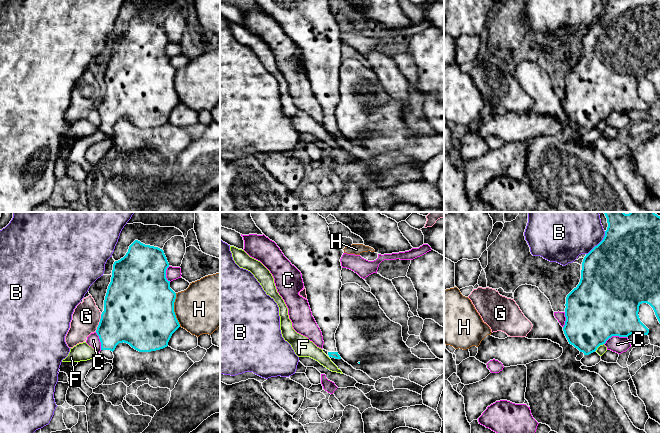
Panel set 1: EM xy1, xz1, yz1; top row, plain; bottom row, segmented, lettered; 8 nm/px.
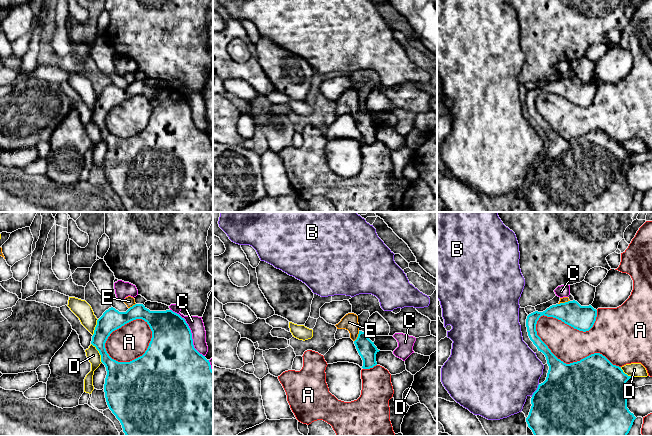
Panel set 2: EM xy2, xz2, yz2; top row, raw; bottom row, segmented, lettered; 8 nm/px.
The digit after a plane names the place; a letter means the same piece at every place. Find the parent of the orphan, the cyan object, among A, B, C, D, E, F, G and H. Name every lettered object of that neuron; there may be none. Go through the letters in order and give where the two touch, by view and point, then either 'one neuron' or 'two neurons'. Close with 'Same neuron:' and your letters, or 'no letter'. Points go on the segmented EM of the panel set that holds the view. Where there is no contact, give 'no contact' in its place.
A: yz2 (571, 363) | two neurons
B: yz1 (599, 243) | two neurons
C: xy2 (190, 331) | two neurons
D: xy2 (99, 352) | two neurons
E: xz2 (358, 336) | two neurons
F: yz1 (599, 345) | two neurons
G: xy1 (99, 323) | two neurons
H: xy1 (173, 310) | two neurons
Same neuron: no letter

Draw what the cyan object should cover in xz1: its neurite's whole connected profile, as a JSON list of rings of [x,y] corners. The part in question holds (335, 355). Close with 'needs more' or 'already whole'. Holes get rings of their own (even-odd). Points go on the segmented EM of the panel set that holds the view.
[[[251,212],[251,217],[262,233],[274,241],[301,272],[312,316],[322,332],[323,349],[329,357],[341,359],[336,348],[335,333],[340,324],[340,259],[344,252],[337,247],[326,219],[317,212]]] | needs more

